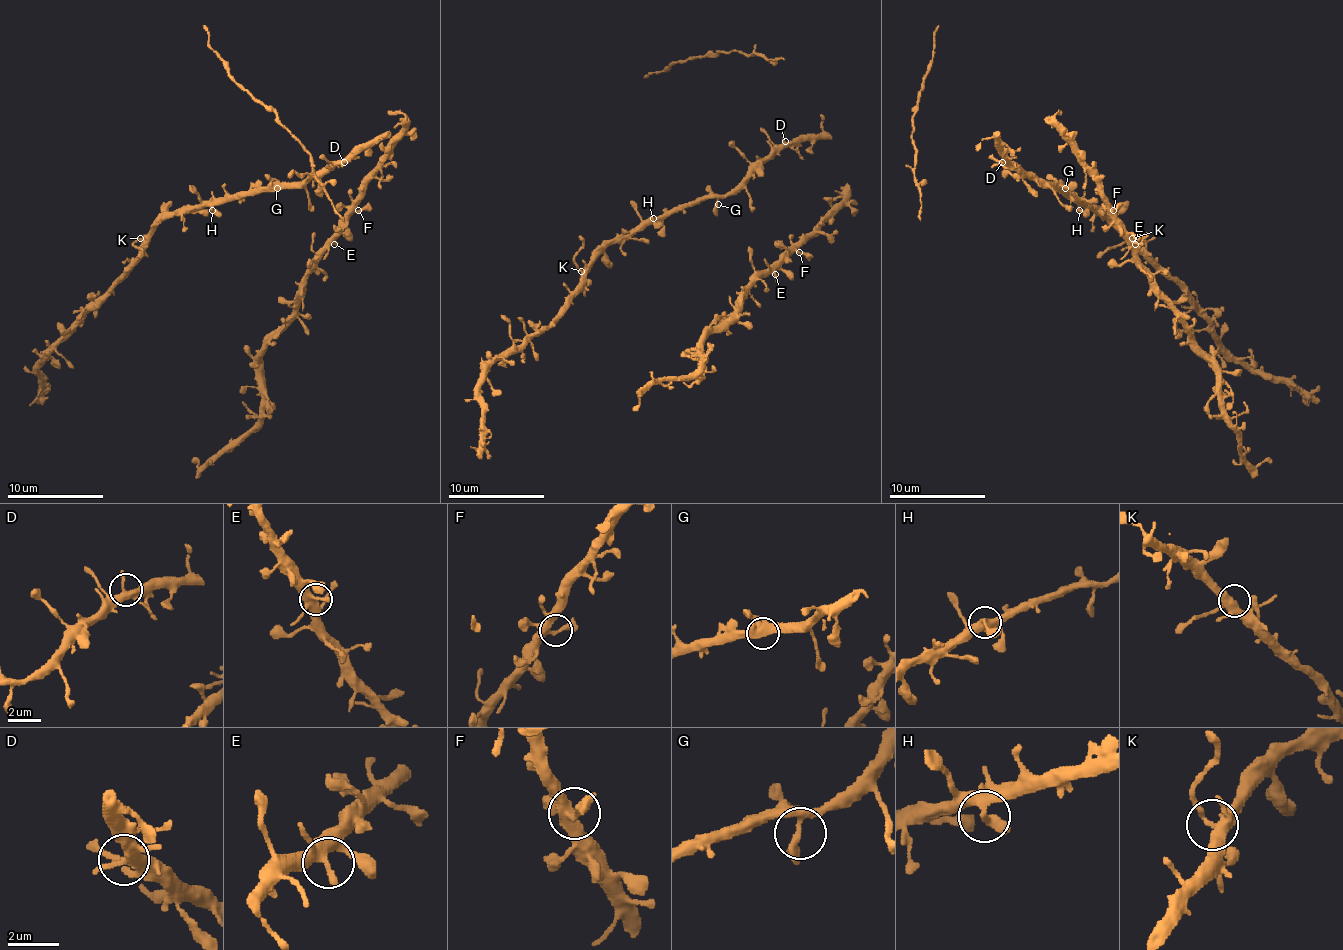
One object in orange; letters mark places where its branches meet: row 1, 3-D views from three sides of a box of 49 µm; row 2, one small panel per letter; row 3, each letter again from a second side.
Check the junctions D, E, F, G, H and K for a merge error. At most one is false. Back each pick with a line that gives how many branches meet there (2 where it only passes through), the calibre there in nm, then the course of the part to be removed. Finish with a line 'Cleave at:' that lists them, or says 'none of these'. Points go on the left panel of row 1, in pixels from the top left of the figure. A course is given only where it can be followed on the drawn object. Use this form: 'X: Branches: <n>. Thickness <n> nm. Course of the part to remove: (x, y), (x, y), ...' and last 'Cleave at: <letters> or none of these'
K: Branches: 4. Thickness 320 nm. Course of the part to remove: (139, 239), (132, 246), (142, 251), (139, 258)
Cleave at: K

